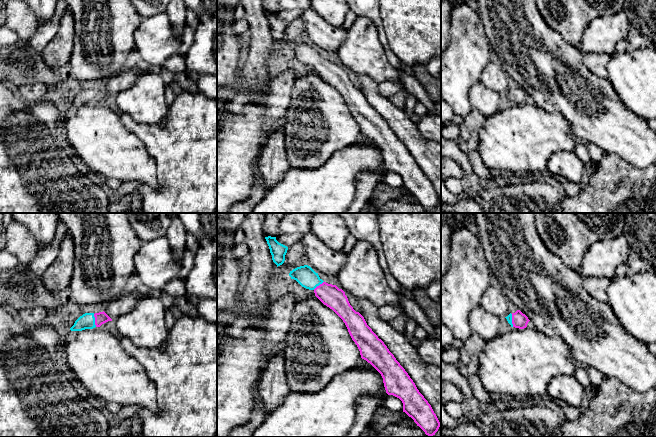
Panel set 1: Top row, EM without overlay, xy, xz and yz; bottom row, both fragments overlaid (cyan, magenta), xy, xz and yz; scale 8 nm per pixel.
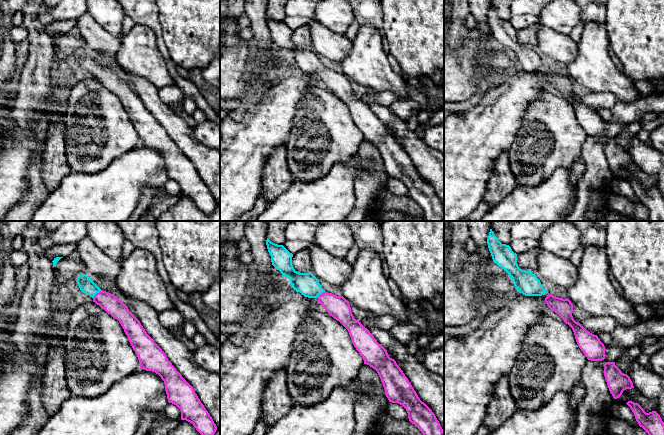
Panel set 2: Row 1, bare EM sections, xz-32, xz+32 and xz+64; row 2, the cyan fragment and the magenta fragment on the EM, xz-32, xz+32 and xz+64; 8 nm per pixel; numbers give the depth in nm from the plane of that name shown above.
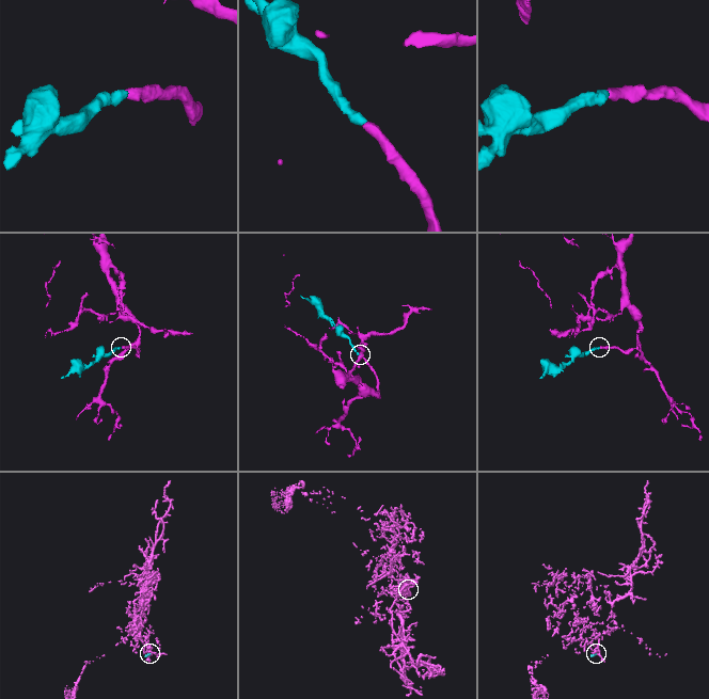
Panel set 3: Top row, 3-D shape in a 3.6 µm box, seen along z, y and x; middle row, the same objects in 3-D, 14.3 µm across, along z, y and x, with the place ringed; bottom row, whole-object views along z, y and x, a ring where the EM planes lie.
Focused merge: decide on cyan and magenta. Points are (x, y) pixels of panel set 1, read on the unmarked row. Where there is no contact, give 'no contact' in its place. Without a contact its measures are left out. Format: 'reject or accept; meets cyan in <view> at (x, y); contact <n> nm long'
accept; meets cyan in xy at (94, 96); contact 110 nm long

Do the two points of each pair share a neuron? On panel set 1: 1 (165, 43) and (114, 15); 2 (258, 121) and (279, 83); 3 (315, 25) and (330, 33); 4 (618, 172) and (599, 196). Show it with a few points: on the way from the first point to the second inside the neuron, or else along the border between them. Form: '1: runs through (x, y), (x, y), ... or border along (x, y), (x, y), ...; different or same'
1: border along (143, 19), (134, 33), (134, 47); different
2: runs through (266, 112), (275, 103), (278, 92); same
3: runs through (319, 29), (326, 33); same
4: runs through (614, 178), (614, 181), (605, 190); same

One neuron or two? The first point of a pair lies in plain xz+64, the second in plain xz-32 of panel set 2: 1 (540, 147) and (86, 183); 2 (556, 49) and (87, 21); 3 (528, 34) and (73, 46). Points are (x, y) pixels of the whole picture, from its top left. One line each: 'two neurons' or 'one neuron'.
1: two neurons
2: one neuron
3: one neuron

